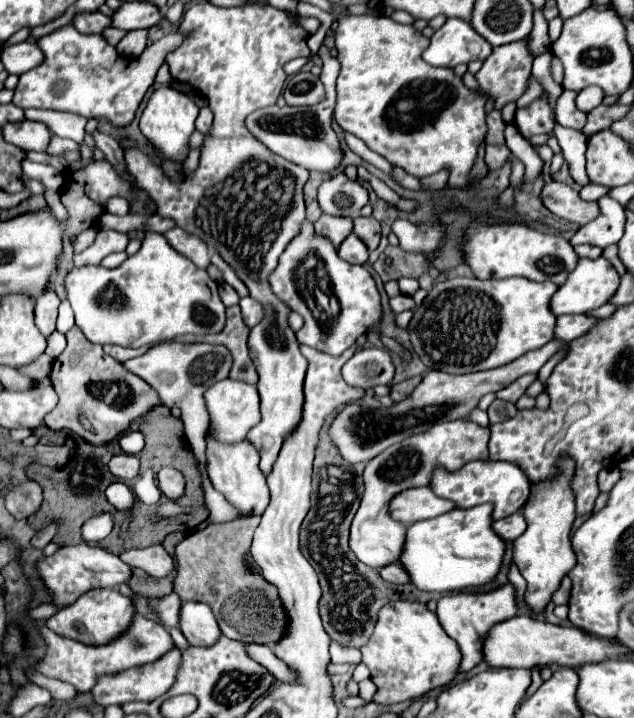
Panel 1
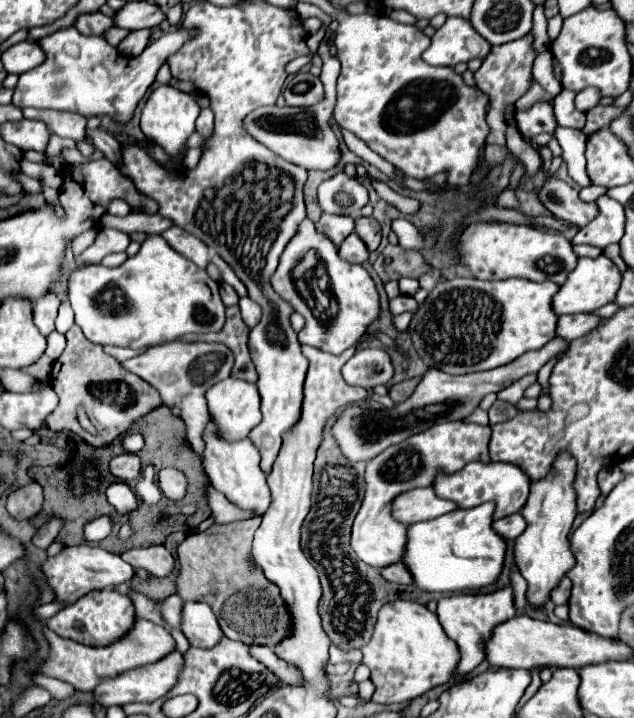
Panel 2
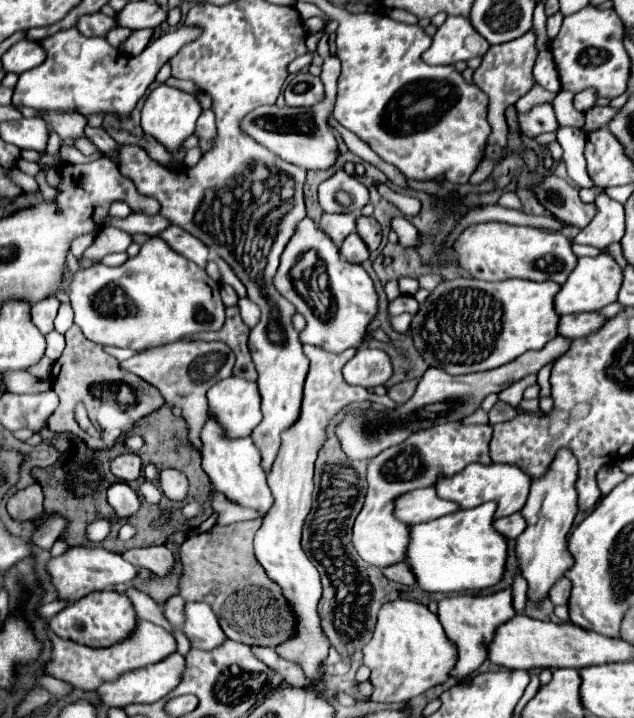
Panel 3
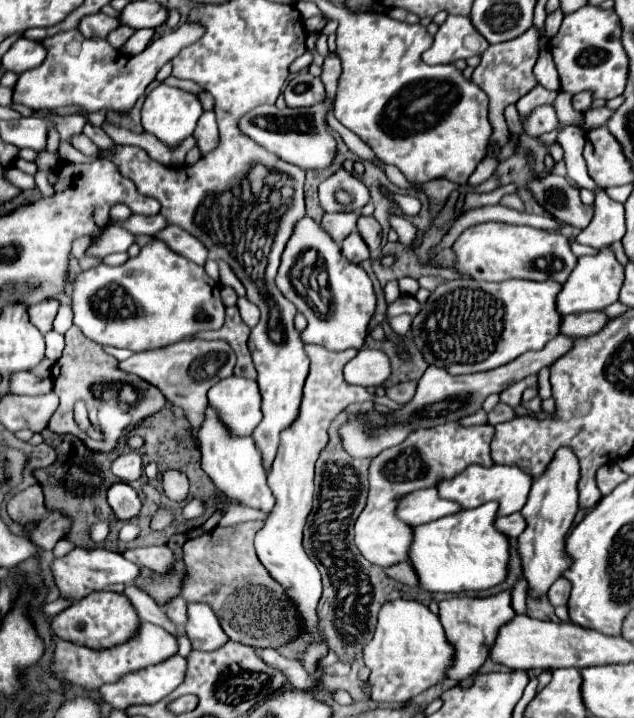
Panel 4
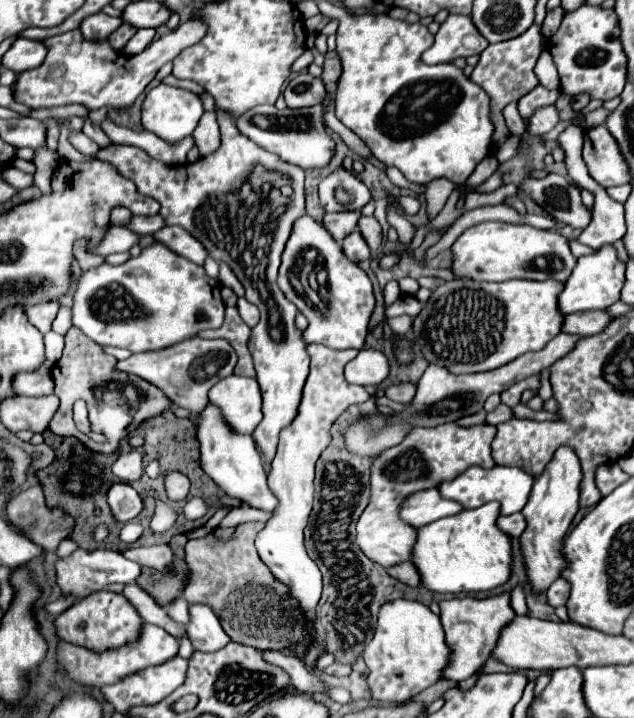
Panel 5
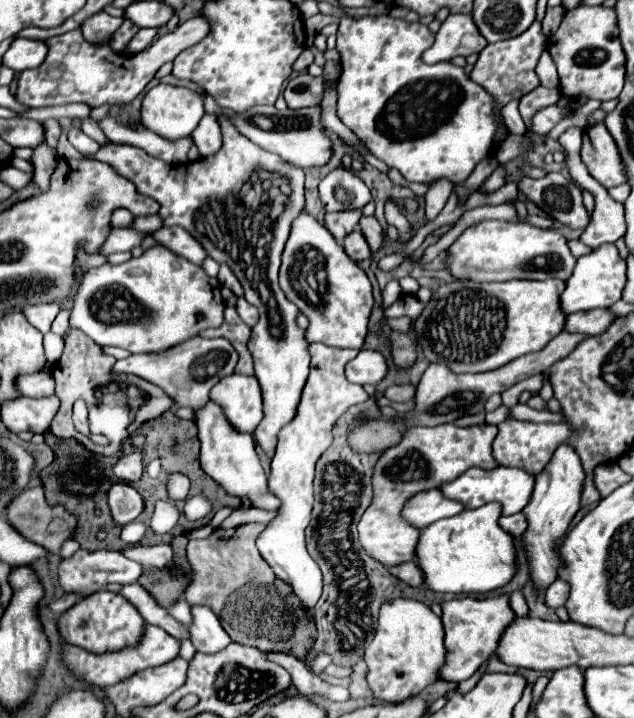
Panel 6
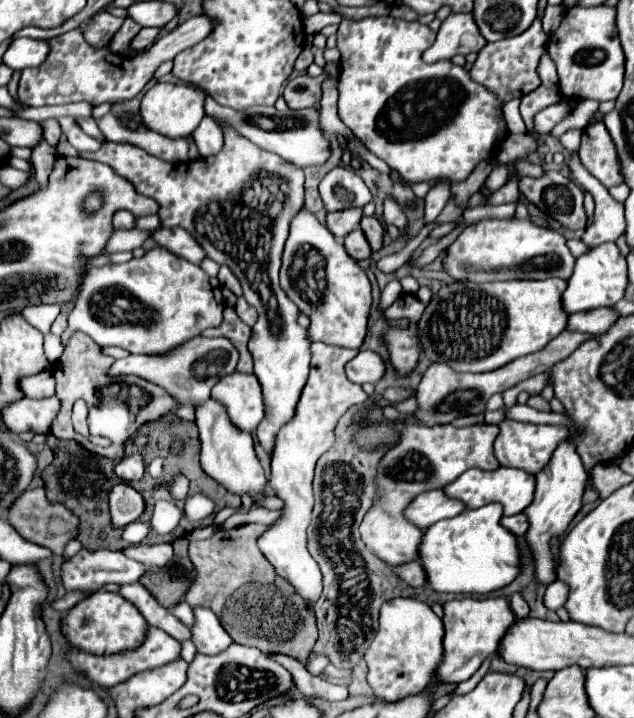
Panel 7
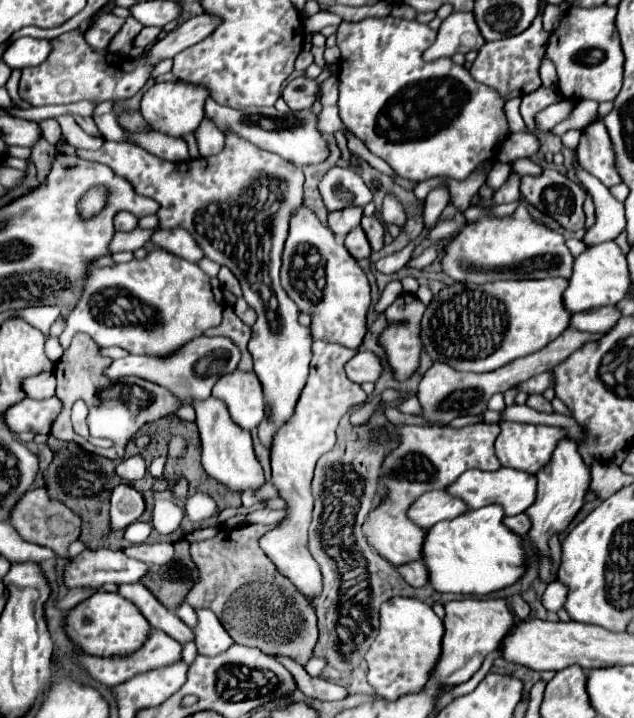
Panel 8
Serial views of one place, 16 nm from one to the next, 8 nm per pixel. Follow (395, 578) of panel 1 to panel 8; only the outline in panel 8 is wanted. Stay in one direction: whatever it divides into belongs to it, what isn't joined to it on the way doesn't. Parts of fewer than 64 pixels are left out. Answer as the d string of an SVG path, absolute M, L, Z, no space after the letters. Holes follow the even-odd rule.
M418 560L418 562L408 562L408 564L402 564L402 566L396 566L396 572L400 572L400 576L414 588L420 588L420 586L426 586L428 582L428 572L426 572L426 566Z

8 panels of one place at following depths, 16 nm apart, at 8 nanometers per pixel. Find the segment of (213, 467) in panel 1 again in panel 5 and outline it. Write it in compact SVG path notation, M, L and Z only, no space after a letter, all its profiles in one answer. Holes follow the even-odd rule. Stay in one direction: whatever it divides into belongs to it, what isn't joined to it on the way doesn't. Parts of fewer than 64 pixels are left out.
M208 404L202 414L198 440L202 452L202 470L216 482L220 490L226 492L226 496L240 500L244 506L252 506L264 512L270 512L276 506L276 498L266 486L266 472L262 468L260 452L256 450L252 436L232 436L232 432L224 428L224 422L220 420L220 412L216 412L212 404Z

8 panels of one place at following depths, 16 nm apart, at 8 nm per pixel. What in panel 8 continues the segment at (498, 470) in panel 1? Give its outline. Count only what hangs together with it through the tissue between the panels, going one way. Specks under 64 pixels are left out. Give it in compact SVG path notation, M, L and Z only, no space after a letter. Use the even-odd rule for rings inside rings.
M500 468L500 470L494 470L494 472L468 470L456 482L452 482L446 488L446 492L456 496L456 498L460 498L460 500L464 500L468 508L482 508L486 504L496 502L496 504L502 504L506 516L516 516L516 514L524 512L534 502L536 476L528 474L528 472L512 470L512 468Z

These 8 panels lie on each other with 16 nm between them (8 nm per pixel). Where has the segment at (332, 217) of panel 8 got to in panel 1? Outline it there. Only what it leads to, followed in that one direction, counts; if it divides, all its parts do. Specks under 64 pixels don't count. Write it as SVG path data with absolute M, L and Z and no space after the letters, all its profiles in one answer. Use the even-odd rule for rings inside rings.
M322 214L318 222L314 222L314 232L328 238L334 248L342 244L342 240L352 232L352 218L338 218L338 216L328 216Z

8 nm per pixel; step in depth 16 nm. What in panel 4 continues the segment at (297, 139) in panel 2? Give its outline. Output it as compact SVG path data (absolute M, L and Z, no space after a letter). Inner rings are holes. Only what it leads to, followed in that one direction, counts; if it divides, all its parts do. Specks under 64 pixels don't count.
M321 34L316 43L316 50L323 55L324 63L320 78L326 91L326 100L320 104L314 104L310 108L276 108L276 106L258 106L252 112L248 112L240 120L240 130L248 134L252 140L256 140L260 146L268 148L282 160L296 164L304 170L318 170L318 168L328 168L332 160L336 158L336 140L330 132L330 126L326 124L326 116L334 106L336 98L336 82L340 76L340 60L336 56L328 56L327 44L328 36Z

